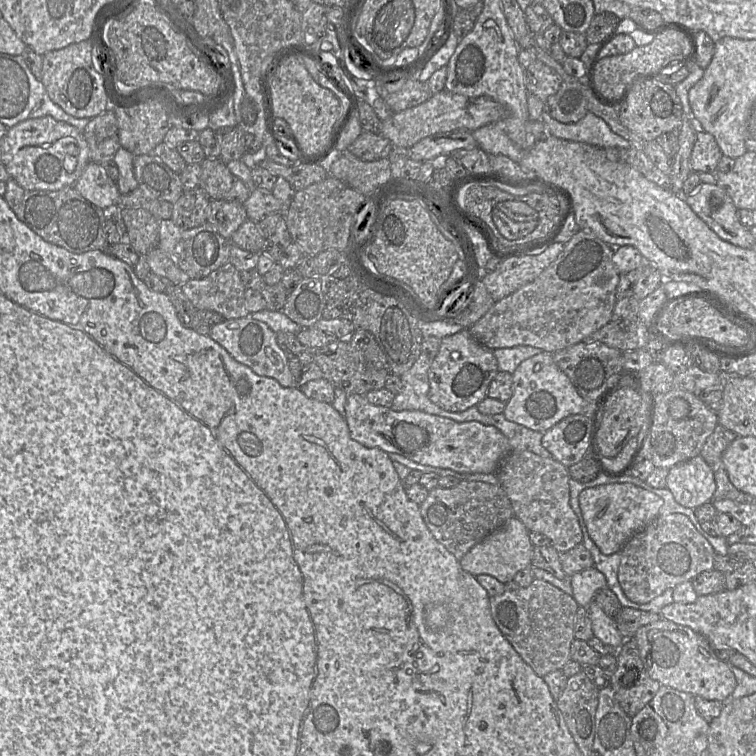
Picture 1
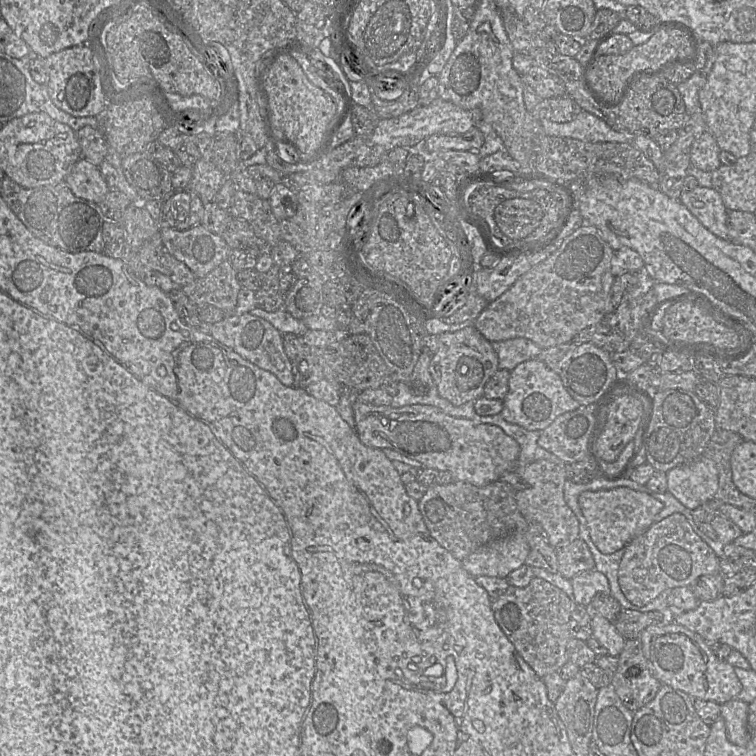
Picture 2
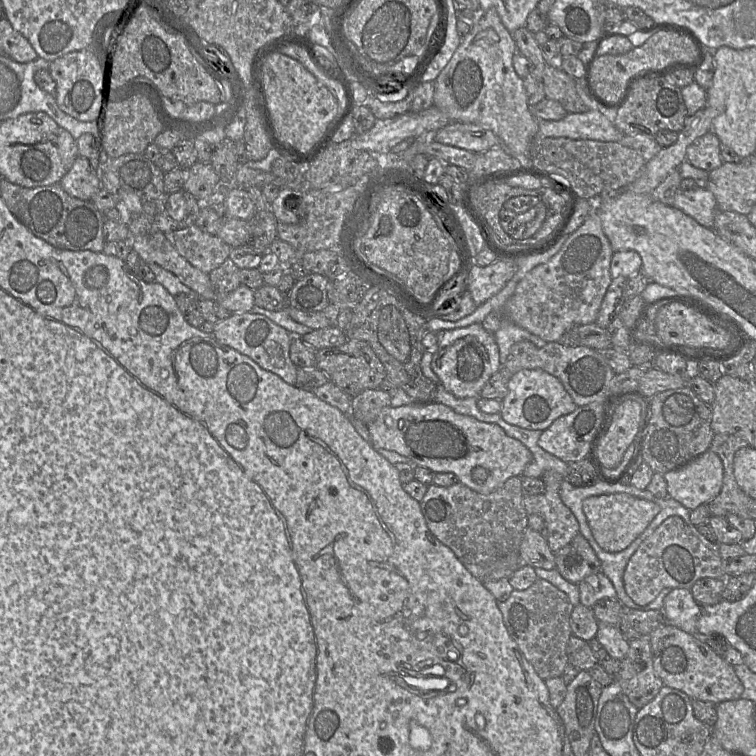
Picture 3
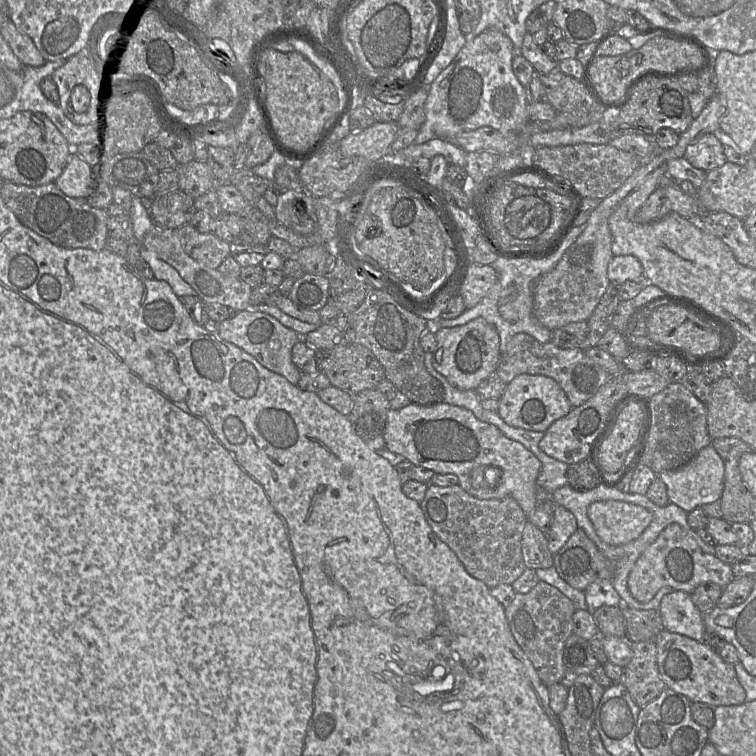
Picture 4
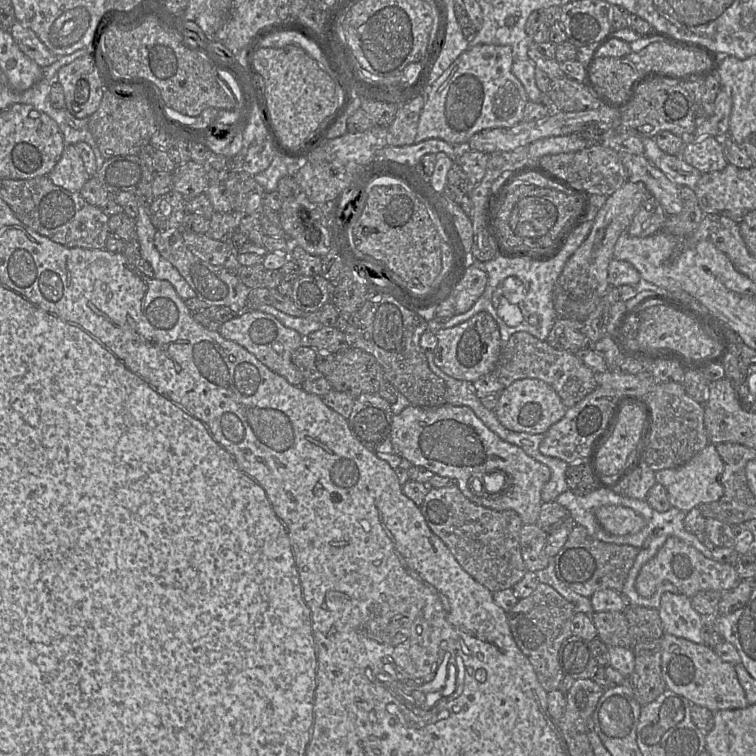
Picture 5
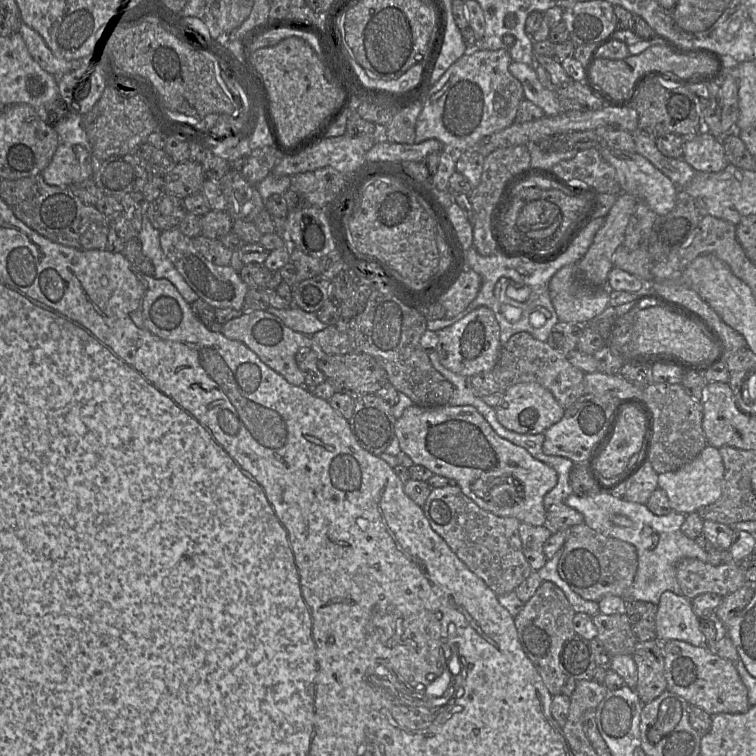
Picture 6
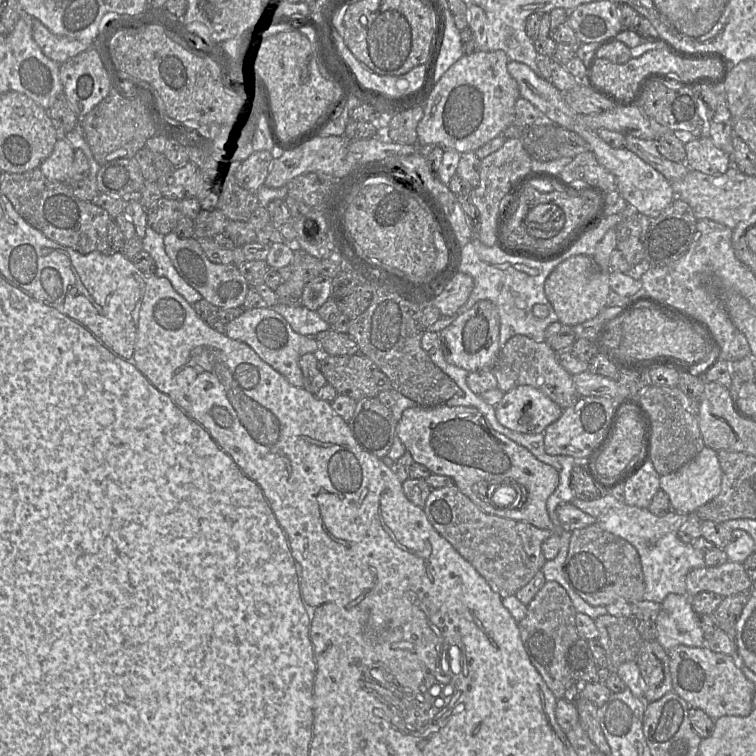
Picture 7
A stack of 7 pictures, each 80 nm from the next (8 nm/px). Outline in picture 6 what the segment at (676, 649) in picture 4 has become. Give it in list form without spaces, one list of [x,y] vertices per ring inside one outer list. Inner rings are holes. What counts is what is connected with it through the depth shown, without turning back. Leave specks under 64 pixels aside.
[[[680,640],[662,642],[667,690],[711,716],[719,713],[745,713],[749,710],[748,690],[735,662],[713,654],[707,646],[693,646]]]

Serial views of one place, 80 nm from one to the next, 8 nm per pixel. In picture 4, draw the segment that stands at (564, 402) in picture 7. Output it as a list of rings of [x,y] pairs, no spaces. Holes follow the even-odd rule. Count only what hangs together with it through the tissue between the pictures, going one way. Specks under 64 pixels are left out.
[[[517,333],[512,337],[500,354],[495,373],[505,384],[520,374],[551,377],[561,386],[572,408],[590,399],[609,378],[608,372],[589,358],[584,350],[559,348],[551,341],[540,343],[526,333]]]

